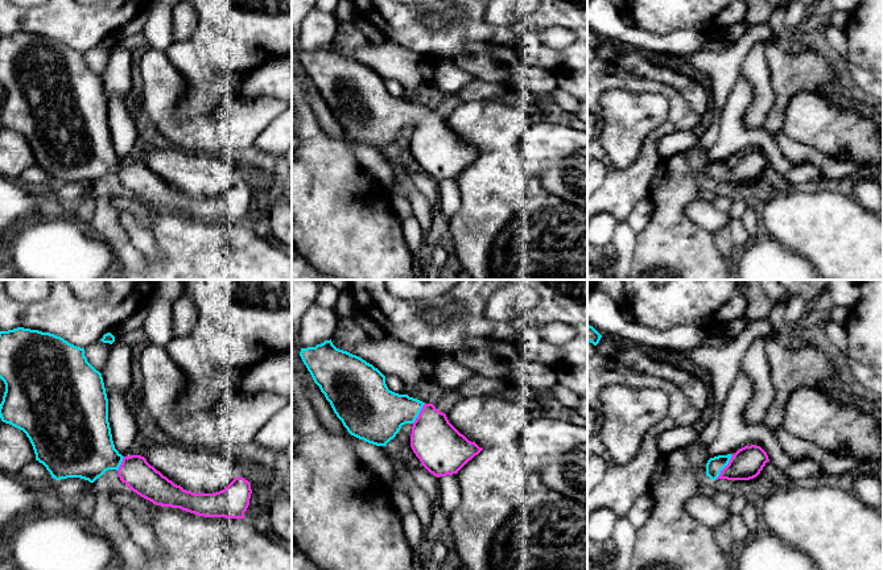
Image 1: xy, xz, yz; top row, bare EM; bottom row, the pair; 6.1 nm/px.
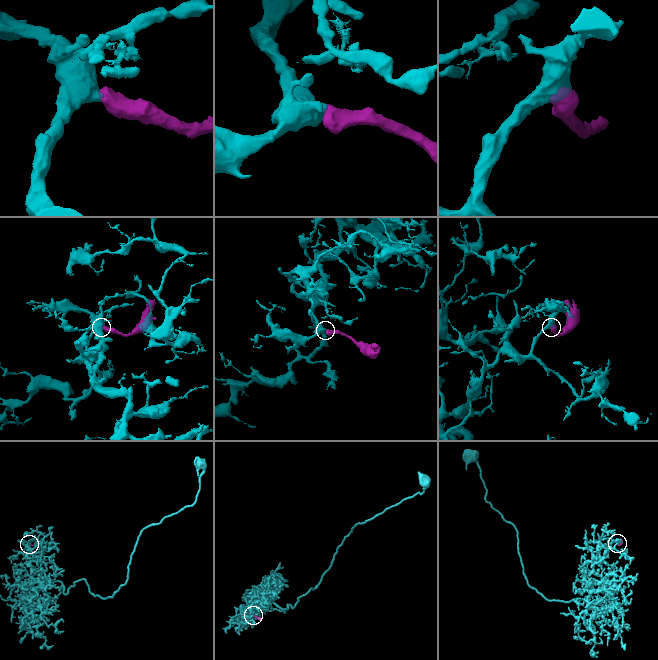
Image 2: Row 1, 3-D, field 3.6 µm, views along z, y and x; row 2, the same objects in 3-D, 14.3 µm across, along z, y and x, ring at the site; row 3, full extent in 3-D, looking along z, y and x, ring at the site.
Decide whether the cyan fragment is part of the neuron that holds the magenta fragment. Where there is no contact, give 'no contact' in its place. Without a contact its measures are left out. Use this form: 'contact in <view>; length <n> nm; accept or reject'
contact in yz; length 190 nm; accept

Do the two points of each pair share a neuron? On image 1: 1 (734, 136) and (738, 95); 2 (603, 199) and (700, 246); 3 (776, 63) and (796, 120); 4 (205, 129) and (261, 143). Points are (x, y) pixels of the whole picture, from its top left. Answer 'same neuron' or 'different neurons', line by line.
1: same neuron
2: different neurons
3: different neurons
4: different neurons

